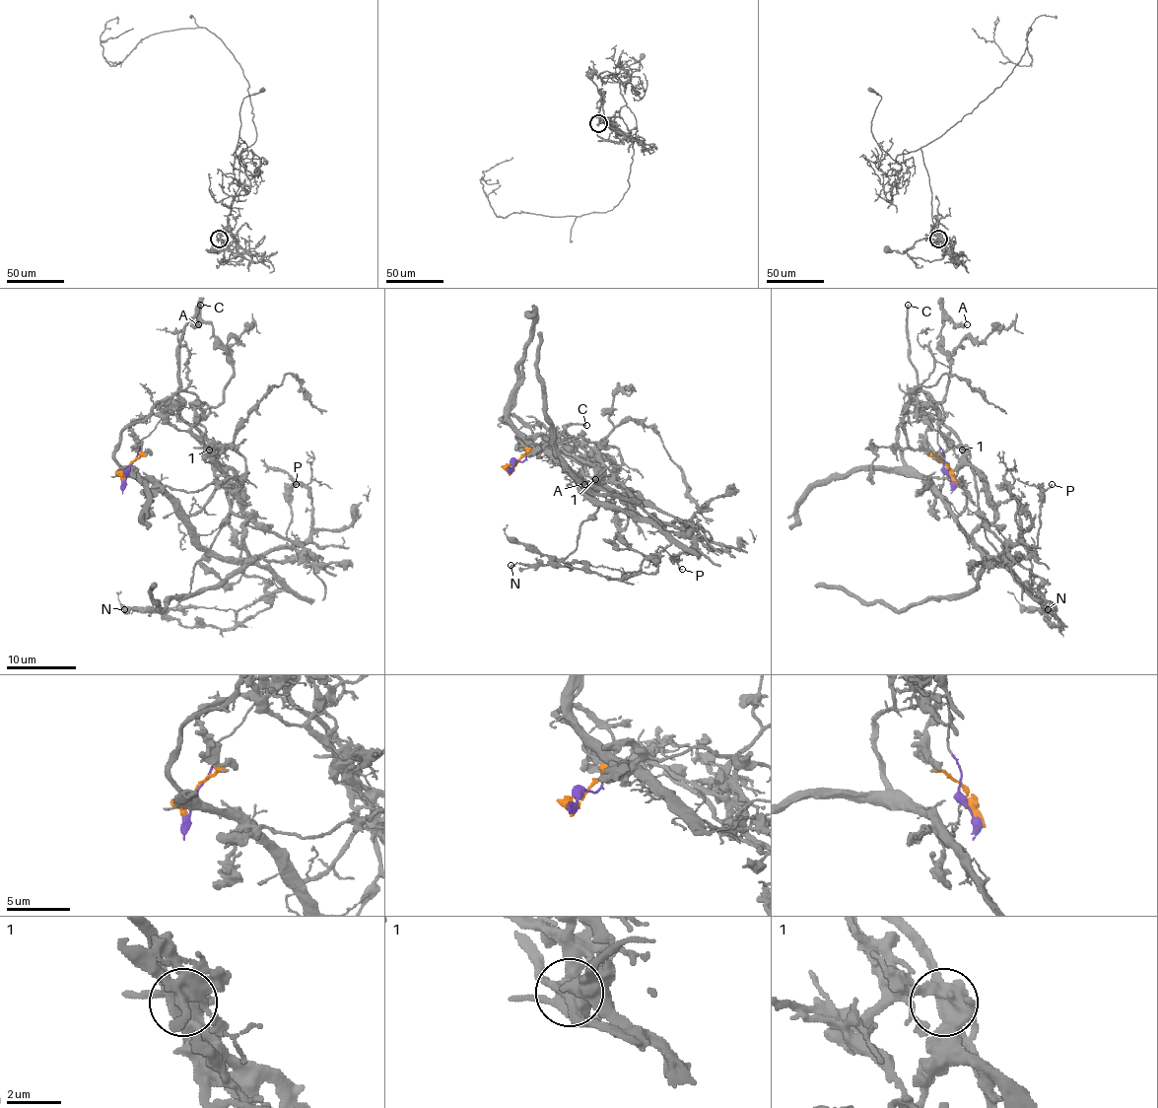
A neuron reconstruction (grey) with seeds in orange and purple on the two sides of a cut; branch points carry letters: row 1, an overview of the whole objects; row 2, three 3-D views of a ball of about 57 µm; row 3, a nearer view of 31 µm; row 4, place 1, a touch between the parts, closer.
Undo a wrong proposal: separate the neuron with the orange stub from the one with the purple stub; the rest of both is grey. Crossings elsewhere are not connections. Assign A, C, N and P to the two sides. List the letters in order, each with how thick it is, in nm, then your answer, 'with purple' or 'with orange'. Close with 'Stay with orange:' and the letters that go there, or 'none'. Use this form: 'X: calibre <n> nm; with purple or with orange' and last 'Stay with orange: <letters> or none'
A: calibre 280 nm; with orange
C: calibre 240 nm; with purple
N: calibre 240 nm; with orange
P: calibre 170 nm; with orange
Stay with orange: A, N, P

